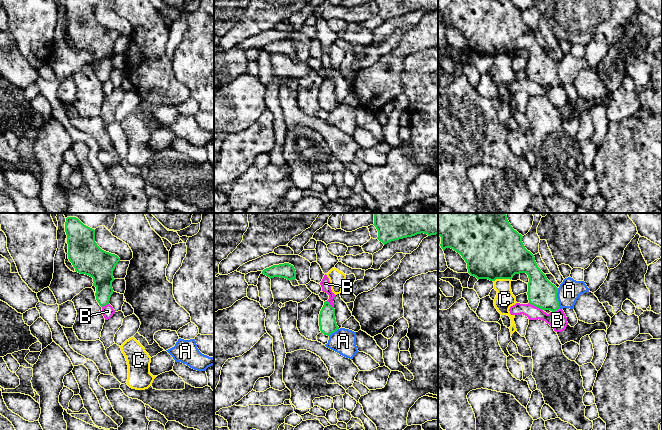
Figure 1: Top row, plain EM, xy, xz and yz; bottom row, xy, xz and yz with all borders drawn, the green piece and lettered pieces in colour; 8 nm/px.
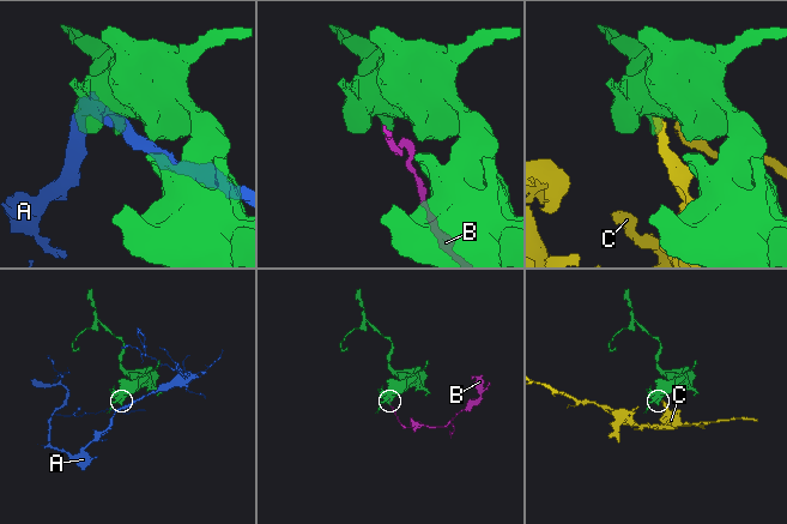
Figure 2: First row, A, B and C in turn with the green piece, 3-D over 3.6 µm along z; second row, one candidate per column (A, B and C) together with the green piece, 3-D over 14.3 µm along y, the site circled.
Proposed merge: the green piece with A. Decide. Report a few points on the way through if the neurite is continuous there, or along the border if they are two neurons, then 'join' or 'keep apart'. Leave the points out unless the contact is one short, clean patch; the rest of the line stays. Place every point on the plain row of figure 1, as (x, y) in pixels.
along yz (557, 64), (557, 76), (560, 84) | keep apart

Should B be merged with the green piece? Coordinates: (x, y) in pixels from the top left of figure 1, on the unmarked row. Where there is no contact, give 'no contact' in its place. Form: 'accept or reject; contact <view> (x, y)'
reject; contact yz (535, 82)

